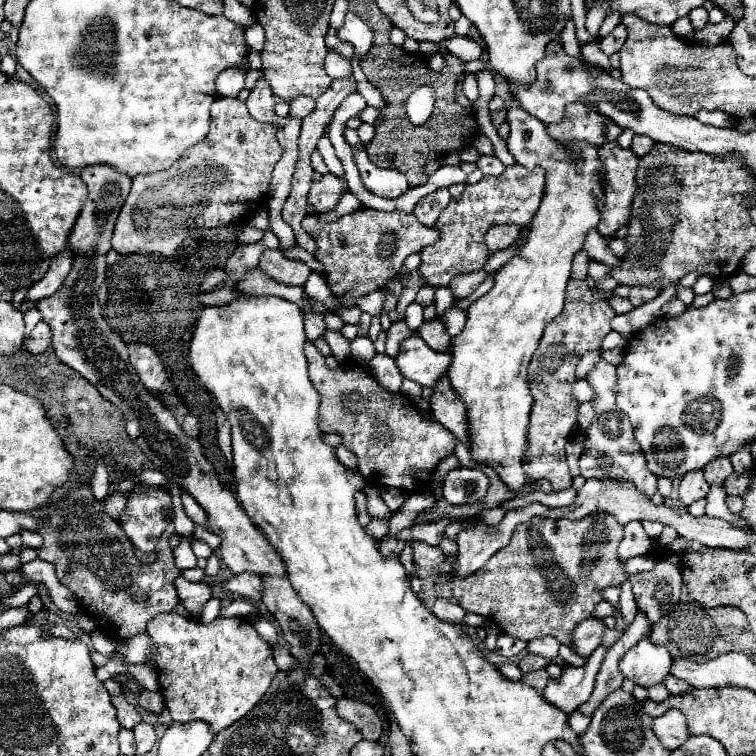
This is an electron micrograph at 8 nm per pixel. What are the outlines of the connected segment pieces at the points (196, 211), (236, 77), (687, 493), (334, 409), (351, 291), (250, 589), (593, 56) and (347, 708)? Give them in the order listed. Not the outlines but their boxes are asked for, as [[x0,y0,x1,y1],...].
[[113,98,283,256],[215,70,245,96],[679,470,709,506],[305,342,457,492],[301,208,441,306],[225,572,265,602],[583,42,611,70],[335,698,383,740]]

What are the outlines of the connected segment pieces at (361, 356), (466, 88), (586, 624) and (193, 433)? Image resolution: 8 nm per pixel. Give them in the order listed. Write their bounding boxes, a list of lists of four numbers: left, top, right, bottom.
[[351,334,377,364],[461,74,479,102],[573,618,605,658],[183,414,199,438]]

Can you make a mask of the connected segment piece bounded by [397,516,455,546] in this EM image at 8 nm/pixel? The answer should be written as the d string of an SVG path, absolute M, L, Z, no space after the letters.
M441 518L441 520L435 520L435 522L419 522L419 524L413 524L405 530L401 530L397 536L401 536L403 540L421 540L421 542L427 542L427 544L441 544L443 536L445 536L445 528L449 524L453 524L455 518Z

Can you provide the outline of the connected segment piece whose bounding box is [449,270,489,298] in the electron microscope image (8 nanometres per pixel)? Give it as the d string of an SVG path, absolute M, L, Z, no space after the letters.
M477 270L477 272L469 272L469 274L459 274L455 276L455 280L451 280L449 288L453 290L455 298L467 298L489 274L485 270Z

